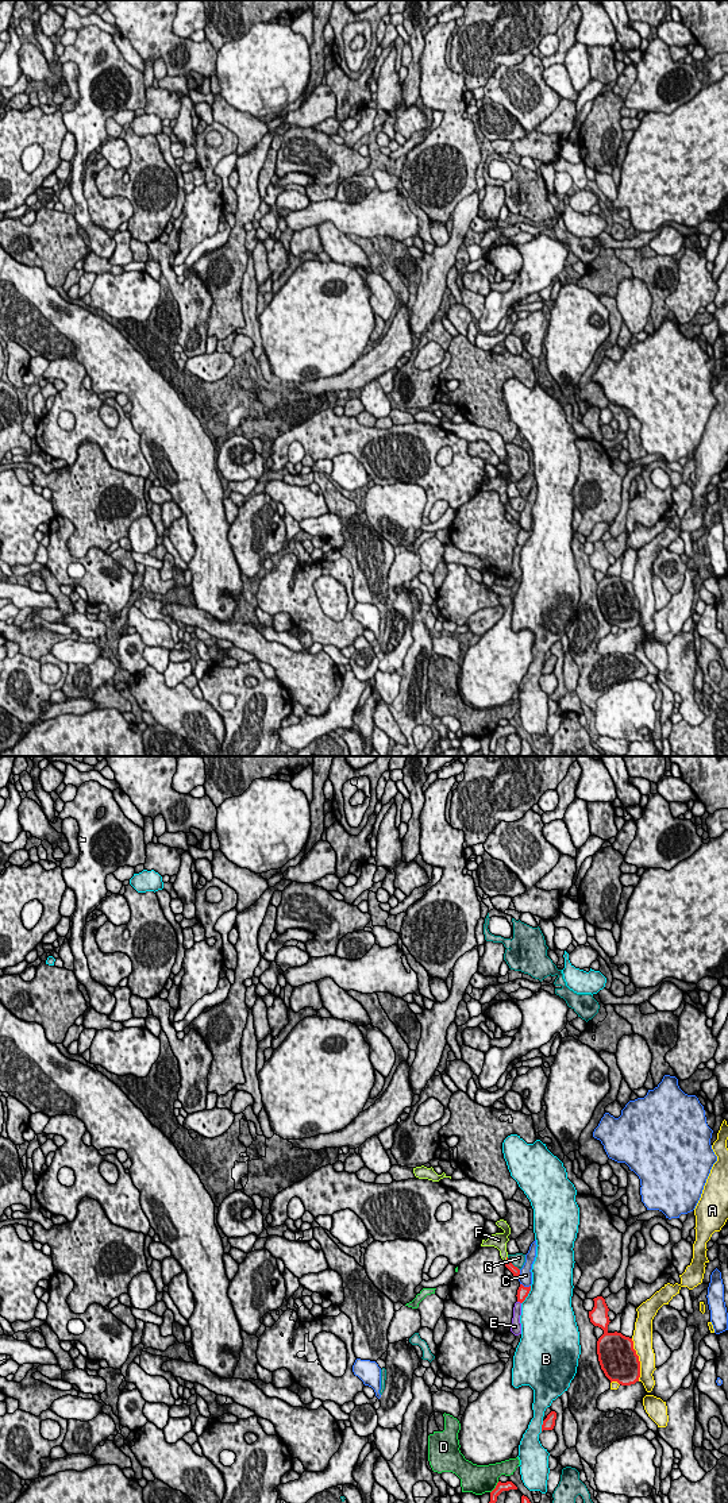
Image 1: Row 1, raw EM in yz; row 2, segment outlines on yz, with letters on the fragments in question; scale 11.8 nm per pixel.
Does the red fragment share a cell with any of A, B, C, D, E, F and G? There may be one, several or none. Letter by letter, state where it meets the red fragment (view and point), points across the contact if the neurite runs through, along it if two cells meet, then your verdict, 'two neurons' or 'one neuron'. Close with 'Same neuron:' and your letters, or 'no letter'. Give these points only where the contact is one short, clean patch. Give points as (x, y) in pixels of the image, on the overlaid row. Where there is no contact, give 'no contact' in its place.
A: meets red in yz at (638, 1360); two neurons
B: meets red in yz at (527, 1295); two neurons
C: meets red in yz at (519, 1275); two neurons
D: meets red in yz at (496, 1487); two neurons
E: meets red in yz at (519, 1301); two neurons
F: meets red in yz at (507, 1259); border along yz (507, 1256), (504, 1261); two neurons
G: meets red in yz at (512, 1264); two neurons
Same neuron: no letter

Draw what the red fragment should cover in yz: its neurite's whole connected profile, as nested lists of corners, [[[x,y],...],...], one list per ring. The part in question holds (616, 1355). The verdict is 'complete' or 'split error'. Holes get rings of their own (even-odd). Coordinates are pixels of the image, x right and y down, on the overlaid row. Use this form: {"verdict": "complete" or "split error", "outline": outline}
{"verdict": "complete", "outline": [[[602,1296],[593,1299],[594,1307],[589,1311],[590,1322],[604,1330],[604,1334],[597,1341],[597,1354],[601,1369],[605,1376],[612,1381],[621,1386],[631,1386],[639,1381],[640,1361],[633,1341],[621,1333],[609,1333],[608,1306]]]}

